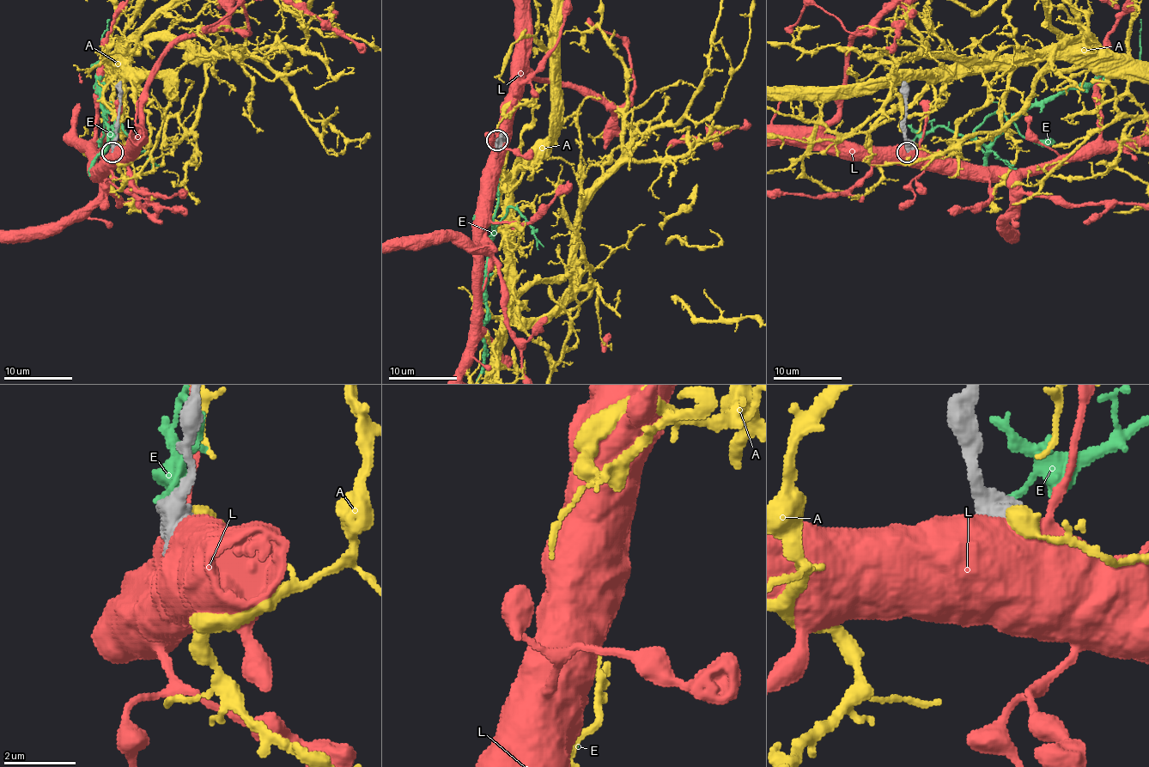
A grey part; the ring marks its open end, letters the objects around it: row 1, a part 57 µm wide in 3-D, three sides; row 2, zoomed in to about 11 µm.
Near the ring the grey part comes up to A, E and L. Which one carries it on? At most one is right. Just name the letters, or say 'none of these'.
none of these

